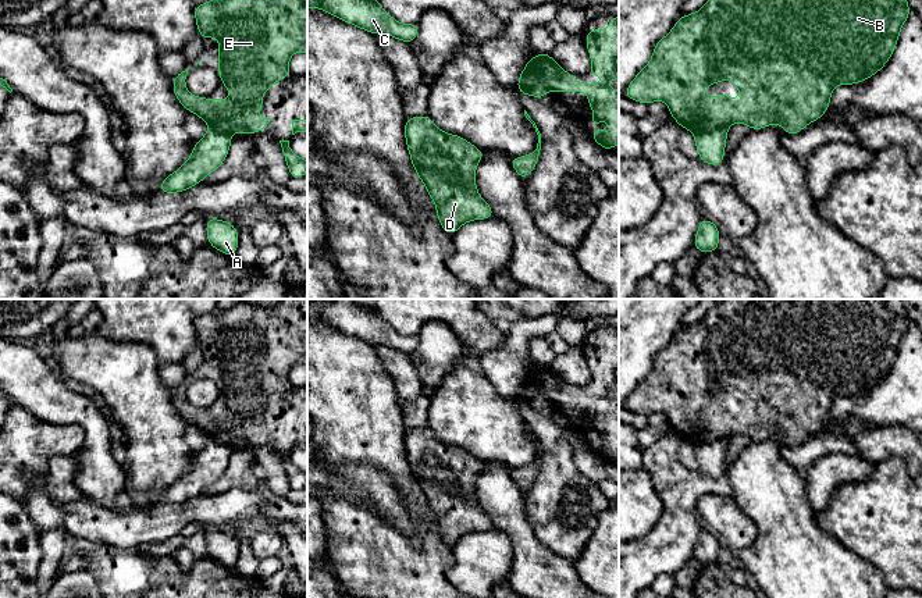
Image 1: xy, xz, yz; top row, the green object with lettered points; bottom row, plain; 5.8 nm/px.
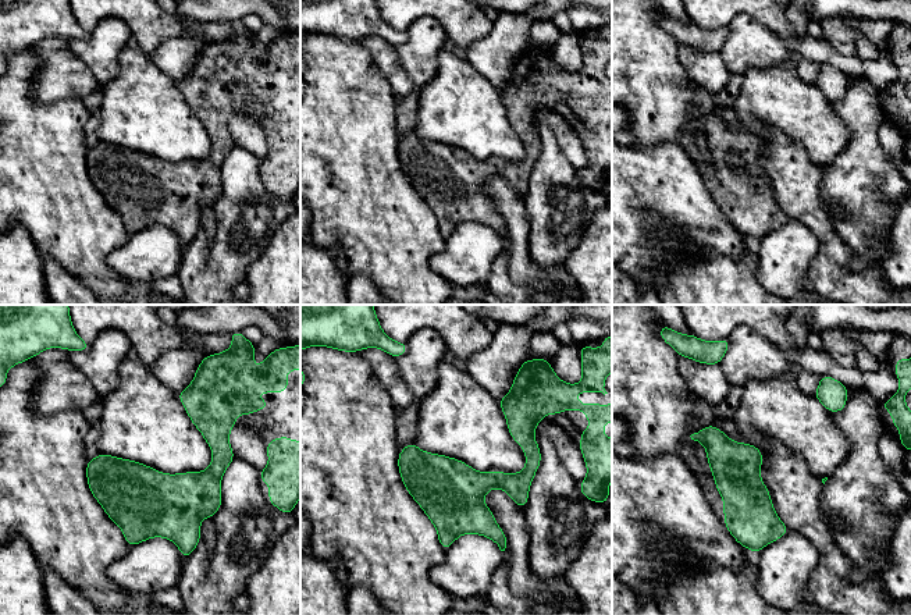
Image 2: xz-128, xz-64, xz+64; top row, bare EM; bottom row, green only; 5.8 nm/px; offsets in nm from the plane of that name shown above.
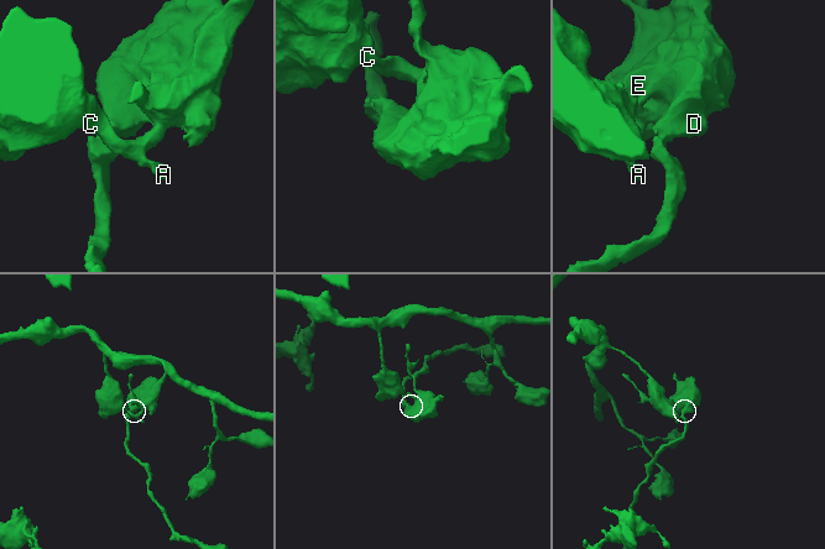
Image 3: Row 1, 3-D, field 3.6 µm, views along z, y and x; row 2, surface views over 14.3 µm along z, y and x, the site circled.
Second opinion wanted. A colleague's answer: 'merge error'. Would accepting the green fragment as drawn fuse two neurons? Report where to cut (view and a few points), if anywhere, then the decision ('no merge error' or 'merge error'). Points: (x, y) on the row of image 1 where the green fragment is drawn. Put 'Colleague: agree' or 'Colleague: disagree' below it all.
cut yz (728, 125), (707, 128), (694, 135); merge error
Colleague: agree

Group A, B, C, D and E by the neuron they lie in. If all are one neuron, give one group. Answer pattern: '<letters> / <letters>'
A C / B D E

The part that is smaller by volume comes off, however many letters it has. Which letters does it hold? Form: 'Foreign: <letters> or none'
Foreign: A, C

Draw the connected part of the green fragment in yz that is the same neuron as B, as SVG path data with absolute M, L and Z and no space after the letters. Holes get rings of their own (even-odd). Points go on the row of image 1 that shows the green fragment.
M706 0L701 10L680 17L670 32L655 43L649 63L629 83L624 96L647 106L658 100L665 102L673 120L694 135L736 122L747 124L752 131L780 124L784 134L797 135L809 122L818 121L827 111L836 85L864 82L886 65L898 43L898 35L909 14L908 0ZM723 79L727 79L733 86L740 89L737 100L731 100L729 93L715 95L712 99L706 97L706 83L718 85Z

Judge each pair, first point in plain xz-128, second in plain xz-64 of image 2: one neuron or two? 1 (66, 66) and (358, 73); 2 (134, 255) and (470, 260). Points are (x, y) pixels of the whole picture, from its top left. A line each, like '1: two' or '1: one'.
1: two
2: one

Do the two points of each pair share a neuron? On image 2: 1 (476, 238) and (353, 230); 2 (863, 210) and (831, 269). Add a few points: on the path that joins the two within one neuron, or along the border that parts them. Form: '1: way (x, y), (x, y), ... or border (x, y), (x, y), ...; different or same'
1: border (445, 238), (445, 246), (431, 258), (433, 269); different
2: border (829, 214), (836, 233), (856, 251); different

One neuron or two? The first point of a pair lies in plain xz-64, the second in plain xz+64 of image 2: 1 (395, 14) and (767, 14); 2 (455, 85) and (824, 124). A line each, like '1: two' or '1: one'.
1: one
2: one

